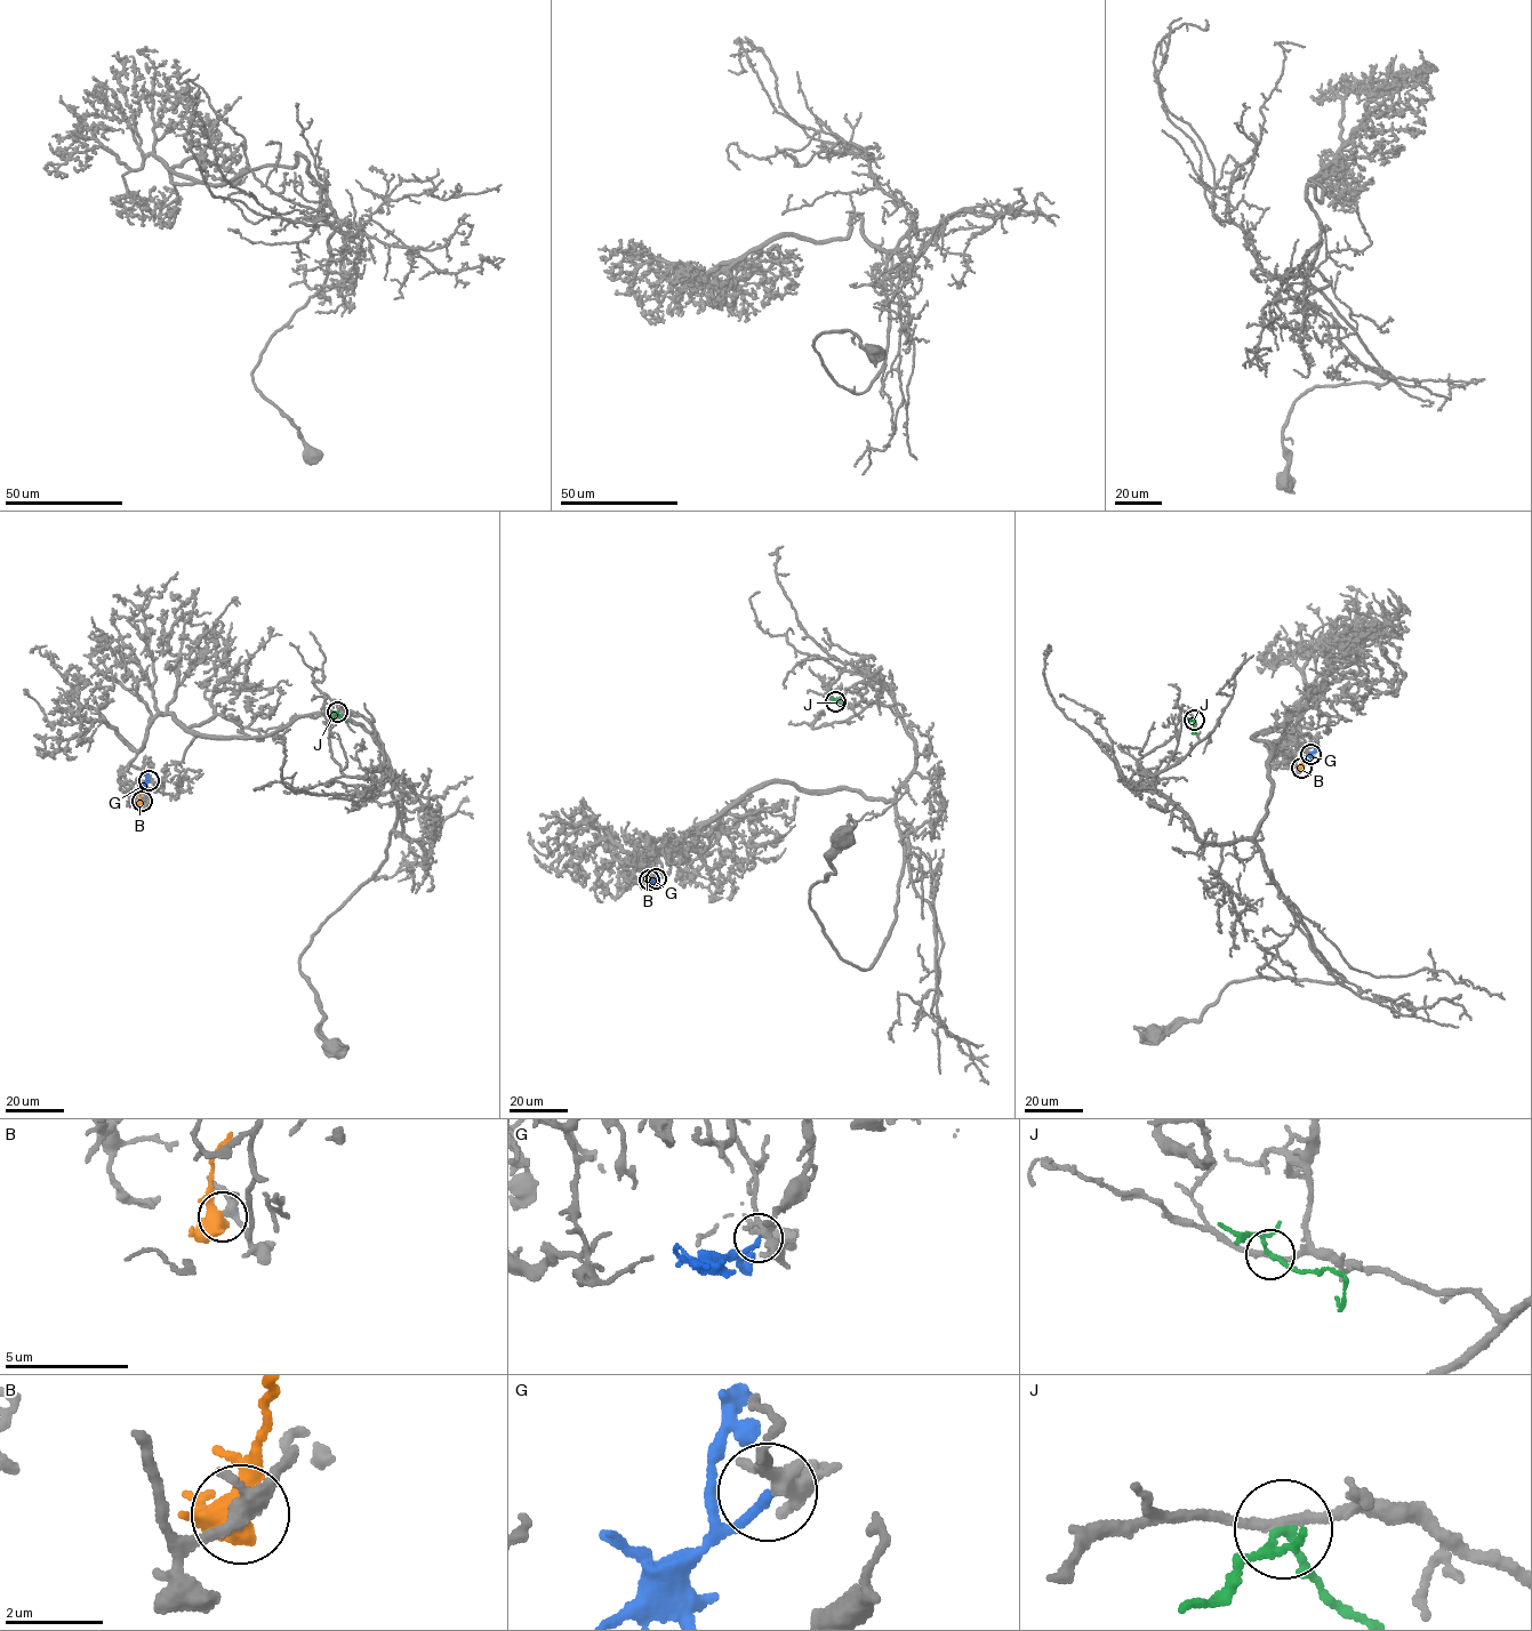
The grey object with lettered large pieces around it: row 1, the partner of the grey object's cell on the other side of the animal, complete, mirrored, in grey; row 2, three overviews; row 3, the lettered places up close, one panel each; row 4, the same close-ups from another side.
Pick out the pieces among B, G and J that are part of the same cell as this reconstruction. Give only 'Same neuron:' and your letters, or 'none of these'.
Same neuron: B, G

